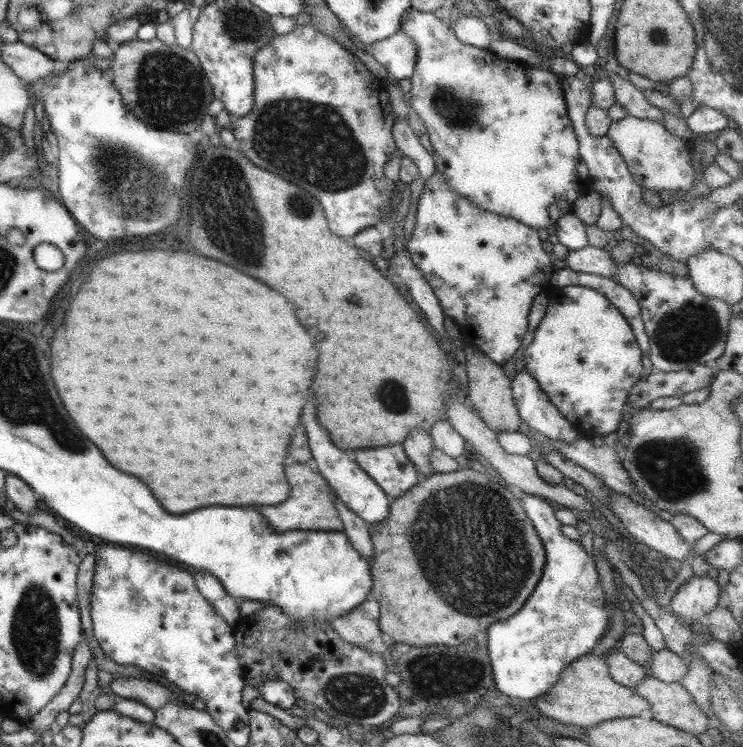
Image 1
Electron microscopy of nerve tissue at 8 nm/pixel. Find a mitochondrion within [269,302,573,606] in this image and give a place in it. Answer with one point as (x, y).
(393, 397)

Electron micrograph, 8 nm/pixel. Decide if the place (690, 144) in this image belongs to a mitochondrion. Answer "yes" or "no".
no

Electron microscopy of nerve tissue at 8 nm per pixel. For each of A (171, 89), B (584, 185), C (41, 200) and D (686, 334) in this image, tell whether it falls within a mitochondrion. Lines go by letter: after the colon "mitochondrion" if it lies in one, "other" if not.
A: mitochondrion
B: other
C: other
D: mitochondrion

